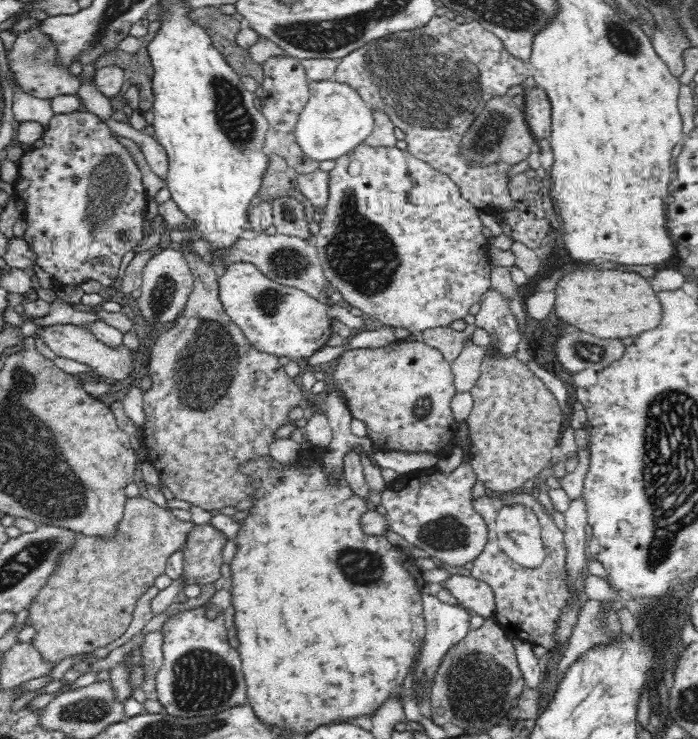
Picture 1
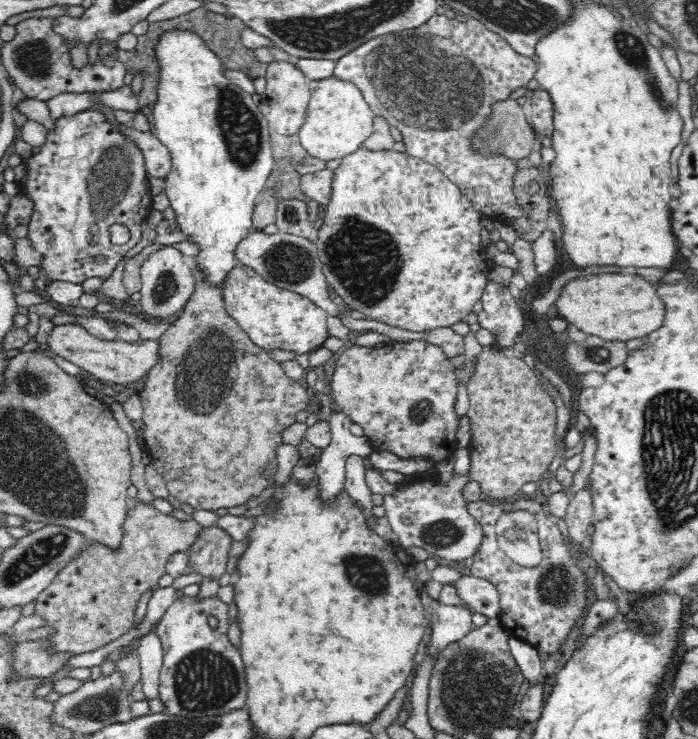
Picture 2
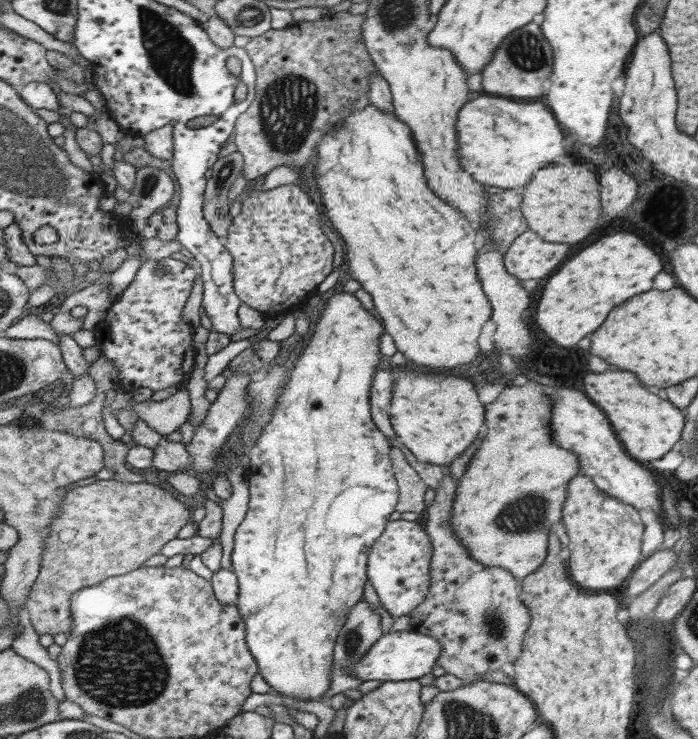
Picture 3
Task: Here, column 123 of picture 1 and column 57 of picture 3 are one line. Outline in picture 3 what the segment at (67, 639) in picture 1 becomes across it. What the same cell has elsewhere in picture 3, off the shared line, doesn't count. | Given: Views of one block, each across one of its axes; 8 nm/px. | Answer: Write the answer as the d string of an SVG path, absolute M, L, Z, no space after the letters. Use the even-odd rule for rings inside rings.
M99 480L97 484L71 490L65 500L63 516L51 524L53 532L51 532L49 546L47 546L47 552L43 558L41 576L35 582L31 596L25 604L25 608L31 614L33 628L37 630L37 634L55 636L55 638L59 634L71 636L77 626L75 612L73 612L73 598L79 590L107 582L113 576L131 574L131 572L143 568L143 564L149 558L153 558L155 554L161 554L163 548L171 540L177 538L181 528L191 522L193 522L191 510L181 500L177 500L175 496L171 496L169 492L165 492L163 488L159 488L155 484L147 484L147 482L145 484L127 484L127 482L119 482L119 480Z

